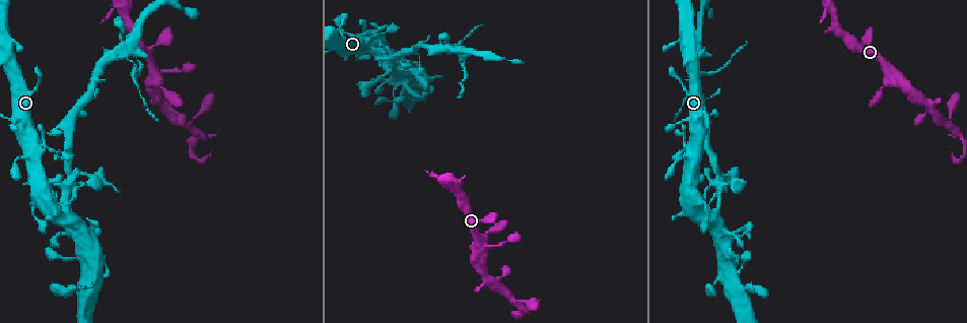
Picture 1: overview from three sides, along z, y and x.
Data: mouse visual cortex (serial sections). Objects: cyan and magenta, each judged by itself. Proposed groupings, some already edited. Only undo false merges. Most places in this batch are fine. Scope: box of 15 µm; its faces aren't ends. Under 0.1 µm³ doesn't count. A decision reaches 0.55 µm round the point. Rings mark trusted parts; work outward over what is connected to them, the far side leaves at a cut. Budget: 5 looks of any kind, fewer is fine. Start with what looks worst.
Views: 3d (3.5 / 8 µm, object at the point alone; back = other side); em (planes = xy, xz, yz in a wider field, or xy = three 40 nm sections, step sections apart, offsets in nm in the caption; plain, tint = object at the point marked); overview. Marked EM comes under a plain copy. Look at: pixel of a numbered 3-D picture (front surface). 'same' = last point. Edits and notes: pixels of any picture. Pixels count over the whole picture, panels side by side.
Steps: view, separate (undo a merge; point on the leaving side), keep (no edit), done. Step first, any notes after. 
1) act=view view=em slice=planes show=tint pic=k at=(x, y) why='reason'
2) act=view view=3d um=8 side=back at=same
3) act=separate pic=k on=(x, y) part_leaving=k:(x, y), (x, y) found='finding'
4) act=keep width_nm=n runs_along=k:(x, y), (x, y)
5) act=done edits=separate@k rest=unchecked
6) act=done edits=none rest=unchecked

act=view view=3d um=3.5 pic=1 at=(190, 127)

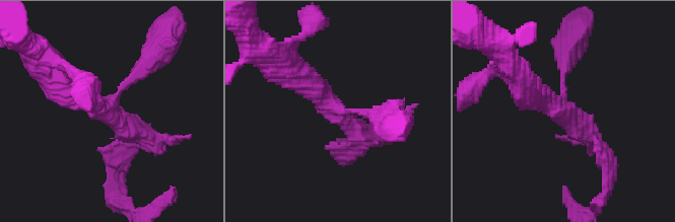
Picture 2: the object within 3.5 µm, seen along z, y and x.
act=view view=em slice=xy step=3 show=tint pic=2 at=(337, 109) arms=3 arm_widths_nm=100,250,450

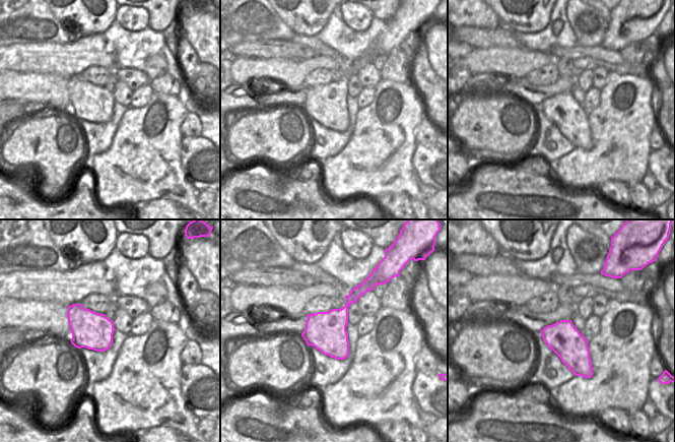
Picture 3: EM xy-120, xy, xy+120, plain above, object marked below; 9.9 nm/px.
act=keep width_nm=380 runs_along=2:(522, 82), (563, 109), (605, 150) found='continuous, no second cell'

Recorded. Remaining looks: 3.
act=view view=3d um=8 pic=1 at=(715, 212)

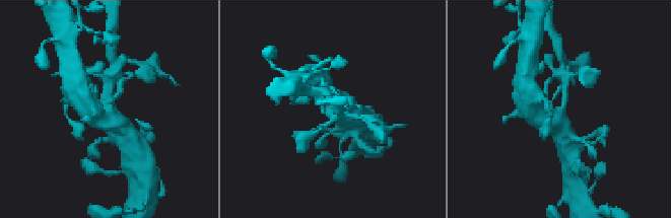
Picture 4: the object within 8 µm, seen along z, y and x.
act=view view=3d um=3.5 pic=4 at=(562, 111) why='closer look'

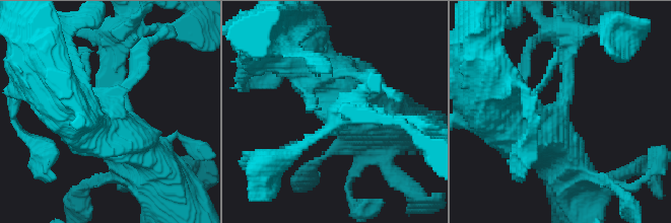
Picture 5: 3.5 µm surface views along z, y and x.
act=view view=em slice=xy step=5 show=tint pic=5 at=(328, 106) why='now the EM'

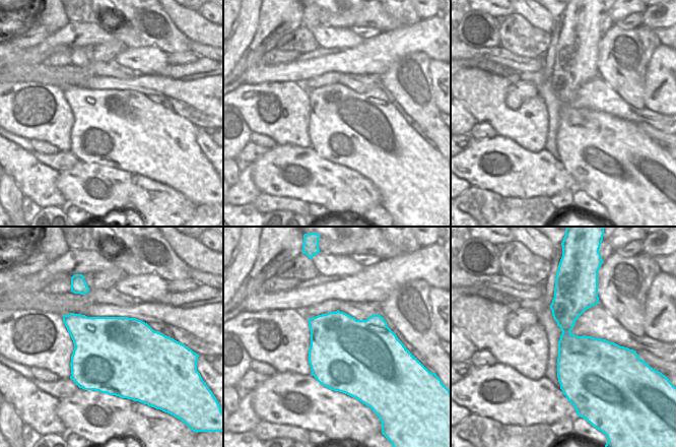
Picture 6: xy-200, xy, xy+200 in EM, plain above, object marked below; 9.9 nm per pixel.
act=keep runs_along=5:(292, 42), (330, 90), (383, 114) found='continuous, no second cell'

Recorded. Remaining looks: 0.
act=done edits=none rest=unchecked

